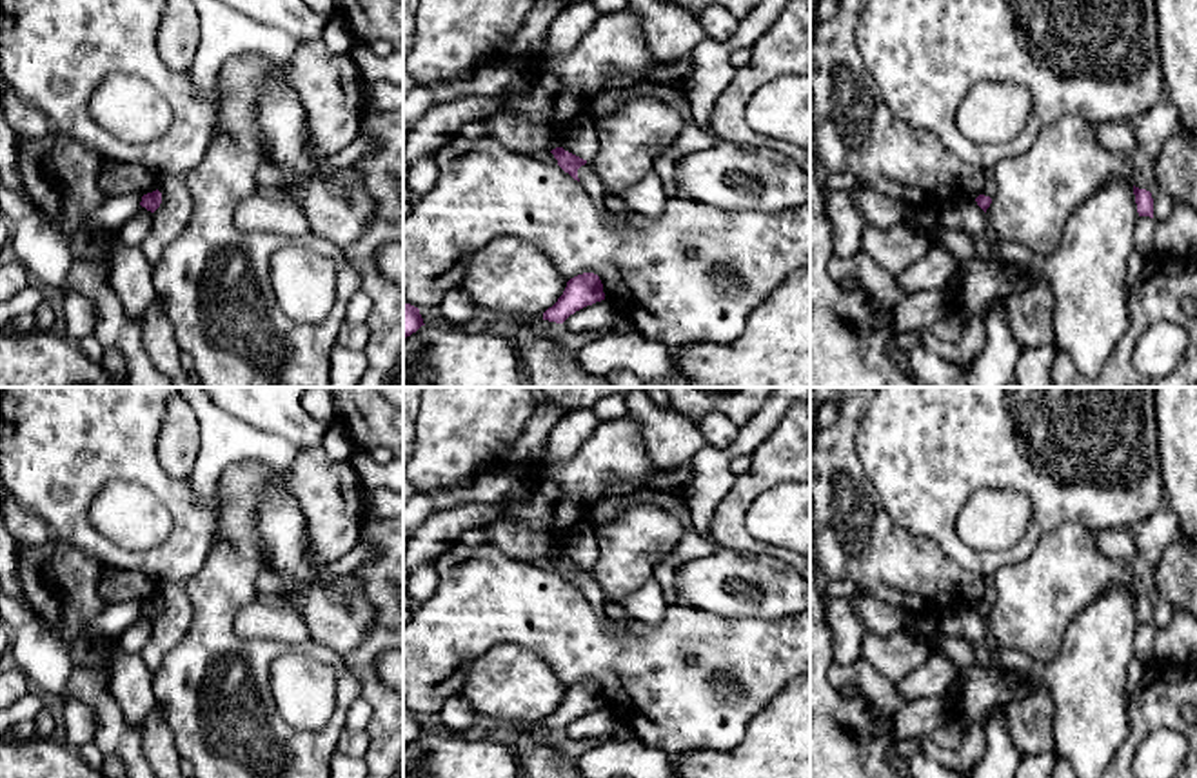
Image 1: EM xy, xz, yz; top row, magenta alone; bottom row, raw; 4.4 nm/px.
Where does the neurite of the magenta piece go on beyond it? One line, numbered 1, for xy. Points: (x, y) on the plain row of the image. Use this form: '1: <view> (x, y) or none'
1: none

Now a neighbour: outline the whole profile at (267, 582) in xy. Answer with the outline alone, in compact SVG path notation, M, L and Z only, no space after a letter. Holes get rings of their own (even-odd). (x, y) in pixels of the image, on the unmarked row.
M263 571L258 578L256 578L256 593L258 596L265 596L265 594L274 594L282 589L282 578L271 571Z

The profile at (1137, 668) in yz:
M1132 658L1128 663L1128 678L1126 678L1126 698L1130 700L1133 689L1141 683L1143 676L1148 673L1152 662Z

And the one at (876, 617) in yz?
M857 591L848 598L865 633L890 636L905 627L906 614L879 598Z

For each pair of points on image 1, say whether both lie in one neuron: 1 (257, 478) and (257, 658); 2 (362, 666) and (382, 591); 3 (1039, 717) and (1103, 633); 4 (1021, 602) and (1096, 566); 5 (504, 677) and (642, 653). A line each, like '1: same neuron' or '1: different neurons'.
1: same neuron
2: same neuron
3: different neurons
4: same neuron
5: different neurons

